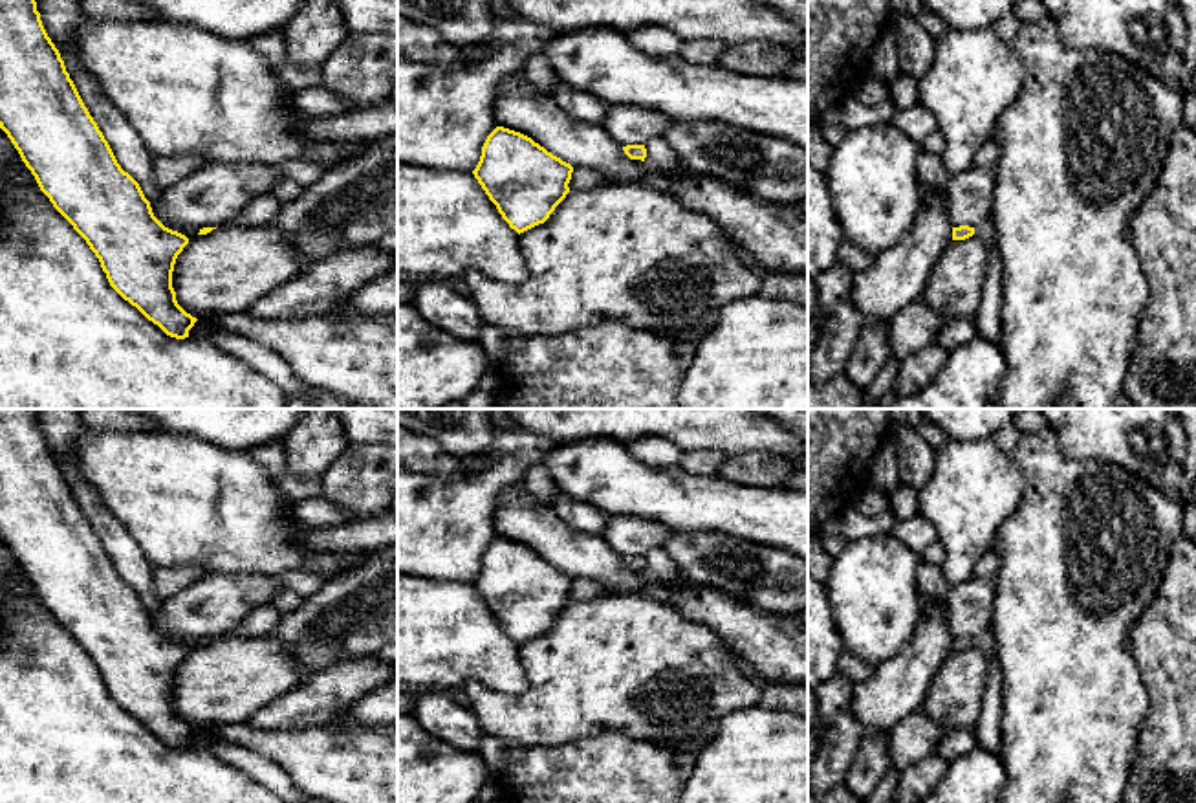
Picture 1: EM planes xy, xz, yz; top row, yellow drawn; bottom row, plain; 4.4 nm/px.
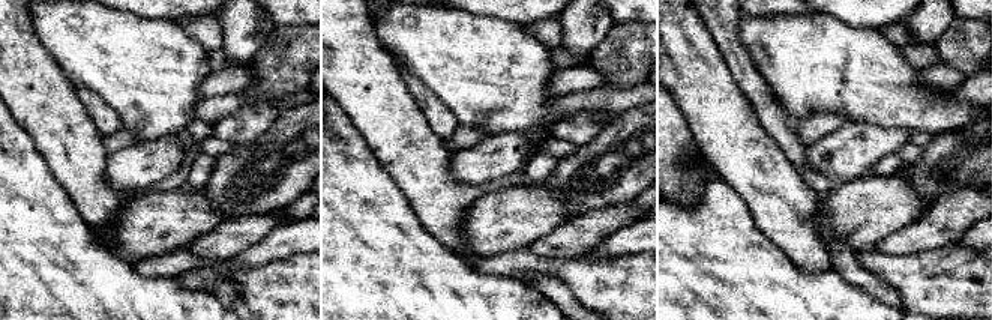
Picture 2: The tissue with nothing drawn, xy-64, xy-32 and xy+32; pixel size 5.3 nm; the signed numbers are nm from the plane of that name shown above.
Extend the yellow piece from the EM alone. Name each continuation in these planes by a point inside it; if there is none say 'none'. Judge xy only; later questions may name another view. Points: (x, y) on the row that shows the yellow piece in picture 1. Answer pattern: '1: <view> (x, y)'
none

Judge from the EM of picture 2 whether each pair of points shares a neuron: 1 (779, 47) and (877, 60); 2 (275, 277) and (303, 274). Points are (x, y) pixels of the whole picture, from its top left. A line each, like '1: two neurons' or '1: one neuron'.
1: one neuron
2: one neuron

